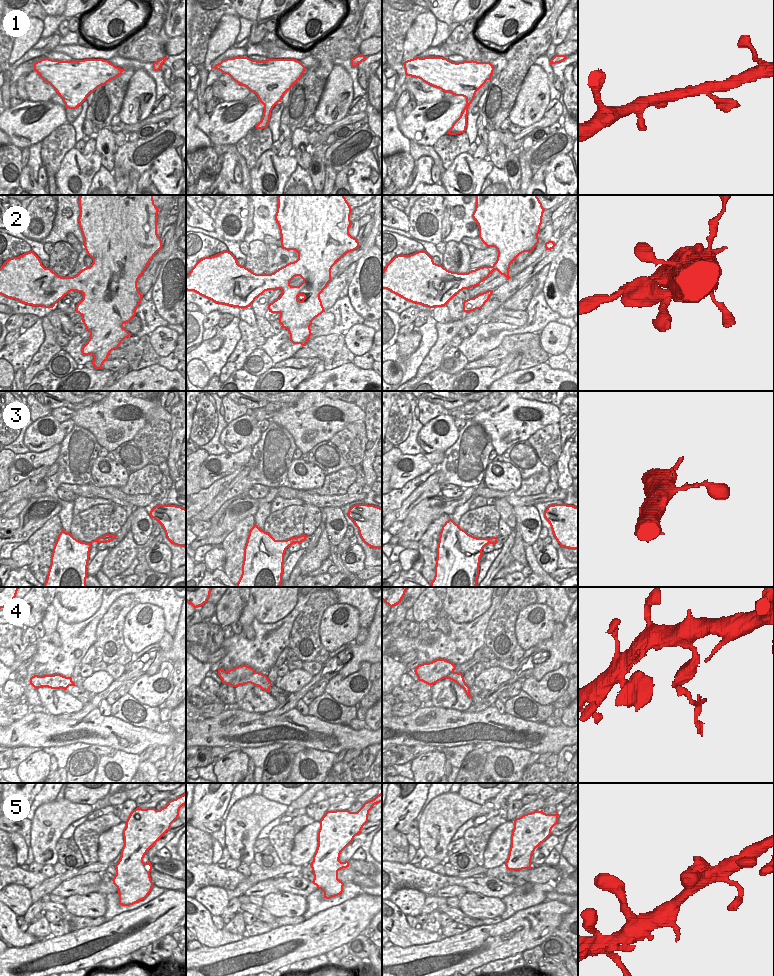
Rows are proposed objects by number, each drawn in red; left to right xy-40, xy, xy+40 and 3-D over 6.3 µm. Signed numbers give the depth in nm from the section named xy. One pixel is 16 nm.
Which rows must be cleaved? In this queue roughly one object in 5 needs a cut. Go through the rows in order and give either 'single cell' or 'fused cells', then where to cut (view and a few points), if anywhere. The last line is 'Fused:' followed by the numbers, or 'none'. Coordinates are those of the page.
1: single cell; cut none
2: single cell; cut none
3: single cell; cut none
4: fused cells; cut xy (266, 676), (263, 684), (269, 690)
5: single cell; cut none
Fused: 4

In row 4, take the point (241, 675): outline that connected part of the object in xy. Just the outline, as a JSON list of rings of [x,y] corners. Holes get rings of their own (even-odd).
[[[241,665],[226,671],[224,669],[218,669],[218,675],[222,679],[222,683],[229,684],[233,687],[251,683],[270,693],[270,690],[263,685],[263,681],[267,676],[256,672],[247,665]]]

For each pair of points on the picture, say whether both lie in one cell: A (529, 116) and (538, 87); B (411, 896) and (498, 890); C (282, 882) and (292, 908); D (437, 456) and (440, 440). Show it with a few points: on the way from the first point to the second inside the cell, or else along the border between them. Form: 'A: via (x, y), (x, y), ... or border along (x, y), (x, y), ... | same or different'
A: via (529, 109), (534, 94) | same
B: border along (401, 888), (414, 888), (424, 894) | different
C: border along (279, 891), (300, 894), (305, 898) | different
D: border along (443, 451), (426, 453) | different

